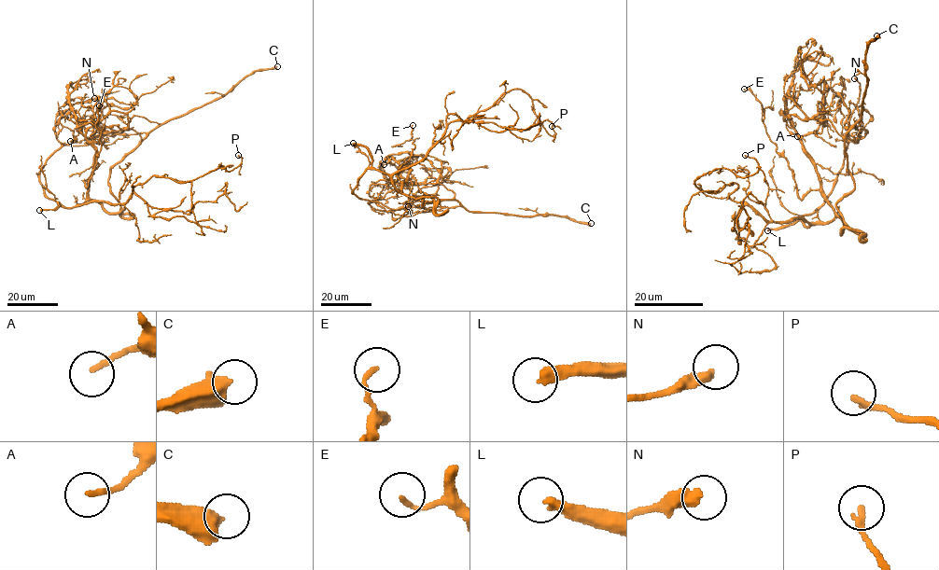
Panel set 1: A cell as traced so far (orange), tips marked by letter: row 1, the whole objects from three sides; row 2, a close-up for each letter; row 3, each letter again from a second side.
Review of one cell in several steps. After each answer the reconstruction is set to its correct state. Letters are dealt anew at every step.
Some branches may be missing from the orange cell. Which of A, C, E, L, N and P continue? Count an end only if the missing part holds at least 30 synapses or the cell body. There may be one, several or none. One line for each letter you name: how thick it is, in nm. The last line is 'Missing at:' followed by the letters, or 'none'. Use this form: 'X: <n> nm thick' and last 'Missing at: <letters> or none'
A: 170 nm thick
C: 500 nm thick
L: 340 nm thick
Missing at: A, C, L

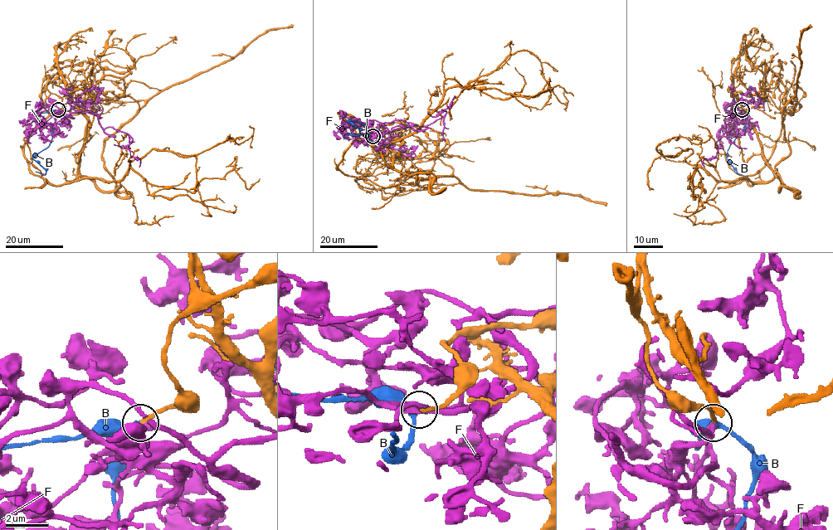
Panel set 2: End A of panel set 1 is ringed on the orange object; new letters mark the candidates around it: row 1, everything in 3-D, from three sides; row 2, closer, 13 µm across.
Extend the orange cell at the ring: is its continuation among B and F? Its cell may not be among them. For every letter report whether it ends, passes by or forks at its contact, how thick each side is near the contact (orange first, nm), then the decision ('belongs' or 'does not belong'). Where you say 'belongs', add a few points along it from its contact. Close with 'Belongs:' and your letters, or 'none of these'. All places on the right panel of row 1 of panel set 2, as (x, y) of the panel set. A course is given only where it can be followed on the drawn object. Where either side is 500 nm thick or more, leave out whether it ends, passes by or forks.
B: it passes by | 180/200 nm | belongs | via (742, 109), (747, 114), (744, 130), (729, 147), (726, 158), (738, 173), (741, 174), (741, 171)
F: it passes by | 180/260 nm | does not belong
Belongs: B

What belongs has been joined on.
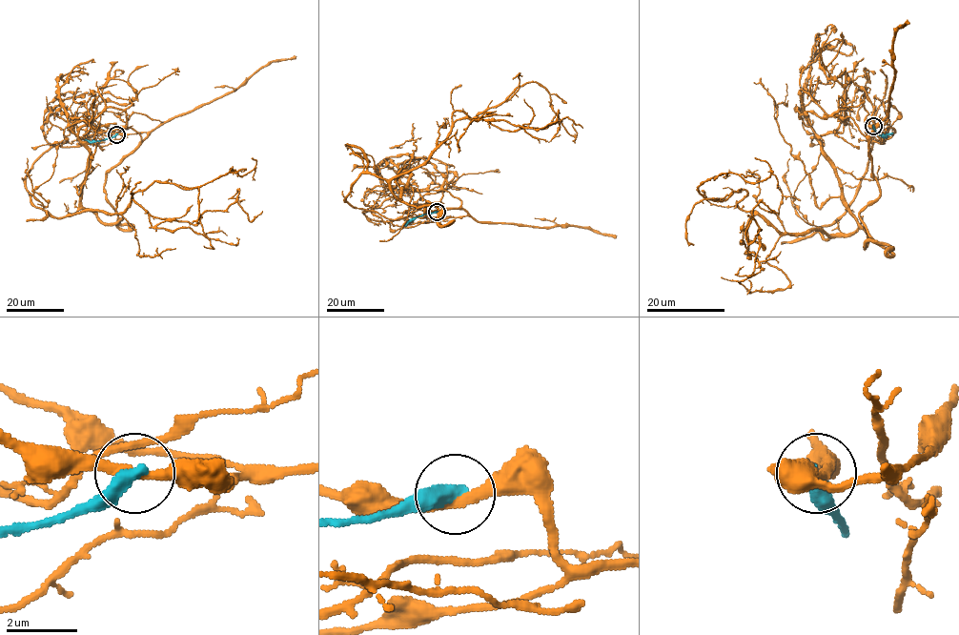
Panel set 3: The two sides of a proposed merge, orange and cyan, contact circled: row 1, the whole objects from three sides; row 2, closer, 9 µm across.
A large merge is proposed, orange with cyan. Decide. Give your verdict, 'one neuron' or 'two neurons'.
two neurons

